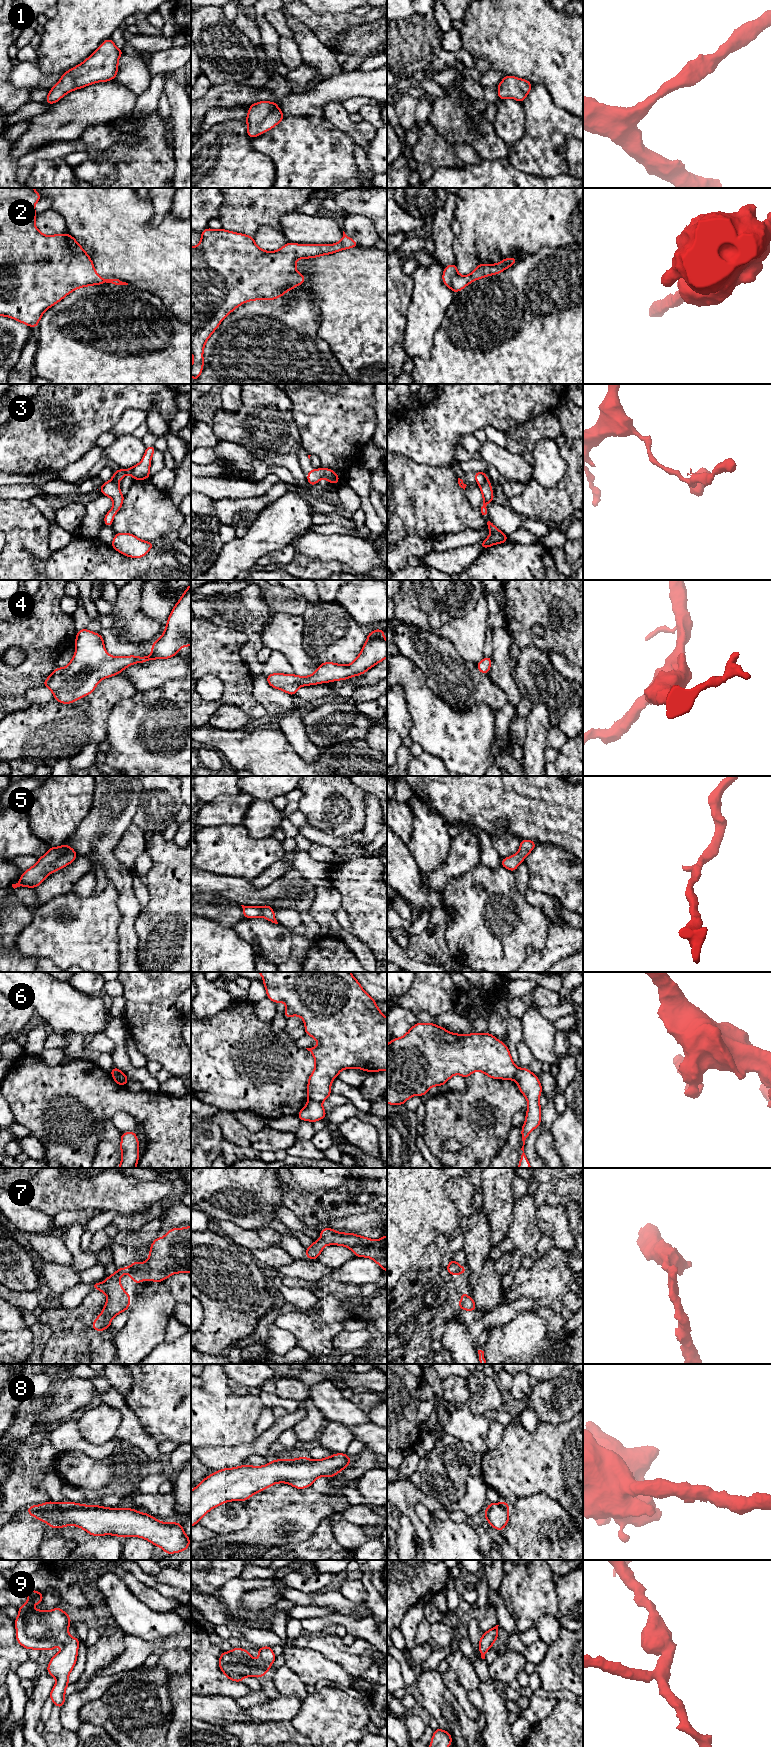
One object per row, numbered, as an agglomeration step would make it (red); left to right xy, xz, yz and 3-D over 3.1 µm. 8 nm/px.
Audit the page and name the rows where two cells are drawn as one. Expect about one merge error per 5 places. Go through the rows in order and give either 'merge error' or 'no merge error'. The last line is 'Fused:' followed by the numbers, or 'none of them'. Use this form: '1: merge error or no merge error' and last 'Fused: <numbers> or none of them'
1: no merge error
2: no merge error
3: merge error
4: no merge error
5: no merge error
6: merge error
7: no merge error
8: no merge error
9: no merge error
Fused: 3, 6

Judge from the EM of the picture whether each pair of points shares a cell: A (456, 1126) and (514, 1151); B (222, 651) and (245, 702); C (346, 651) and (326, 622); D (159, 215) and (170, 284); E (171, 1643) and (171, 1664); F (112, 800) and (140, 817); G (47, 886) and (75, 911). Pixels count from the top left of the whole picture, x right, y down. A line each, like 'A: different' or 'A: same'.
A: different
B: same
C: same
D: different
E: different
F: different
G: different

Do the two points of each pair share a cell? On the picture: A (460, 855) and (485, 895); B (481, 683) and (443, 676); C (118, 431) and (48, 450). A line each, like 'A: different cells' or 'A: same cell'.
A: different cells
B: same cell
C: different cells

